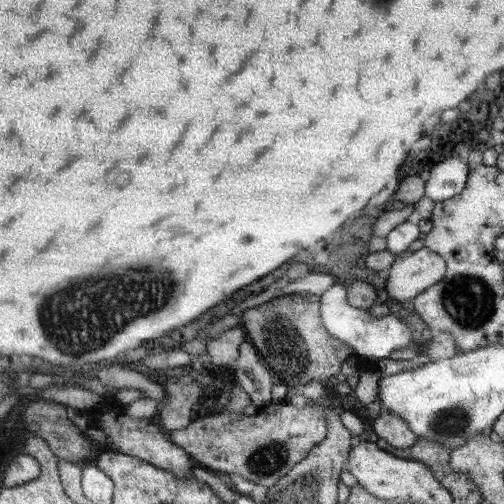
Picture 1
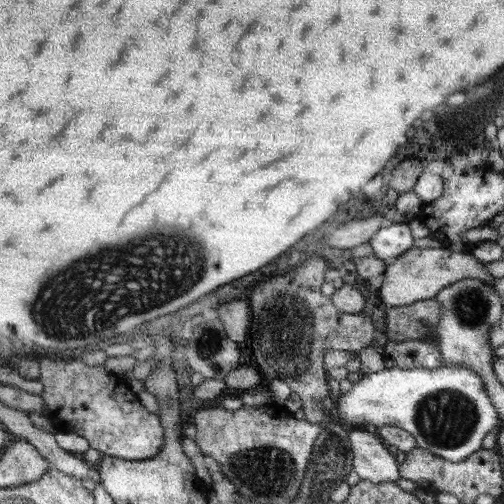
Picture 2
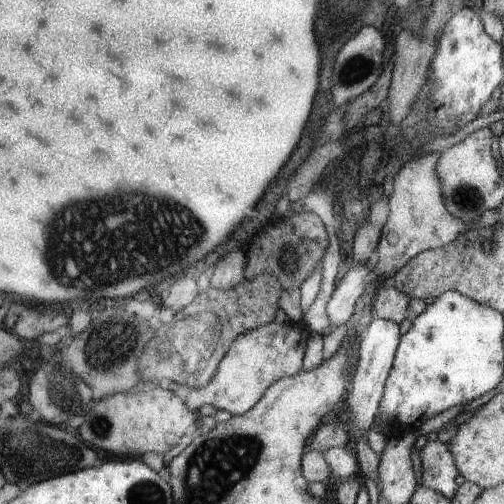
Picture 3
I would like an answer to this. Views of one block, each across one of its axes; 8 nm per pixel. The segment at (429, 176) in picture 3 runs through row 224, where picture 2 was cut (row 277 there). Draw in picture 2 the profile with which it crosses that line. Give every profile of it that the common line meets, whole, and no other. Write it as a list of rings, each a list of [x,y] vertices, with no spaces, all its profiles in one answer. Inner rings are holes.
[[[409,248],[405,254],[397,256],[395,260],[387,262],[385,272],[383,272],[383,286],[379,288],[379,298],[387,308],[393,306],[409,306],[419,300],[433,300],[443,288],[451,286],[453,282],[473,278],[485,284],[491,284],[493,278],[489,272],[483,270],[483,264],[475,260],[475,256],[463,254],[463,252],[453,252],[445,248]]]

